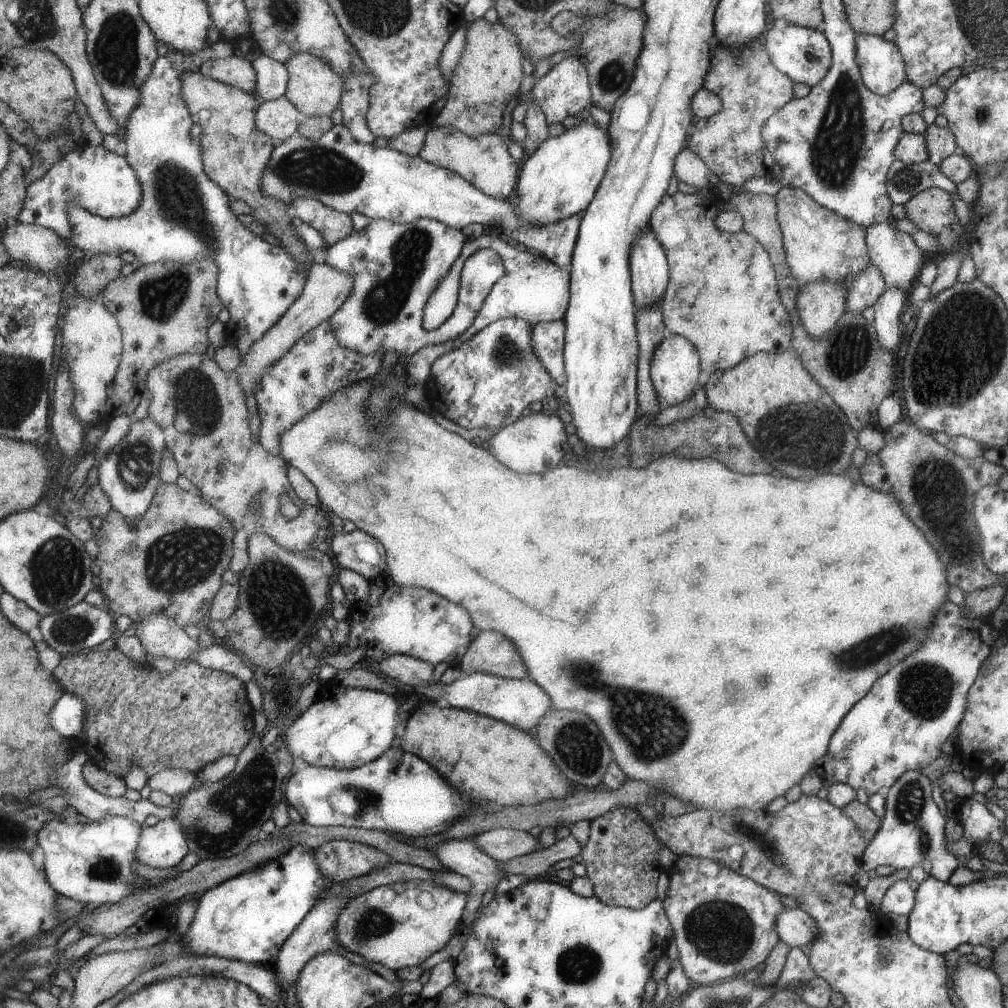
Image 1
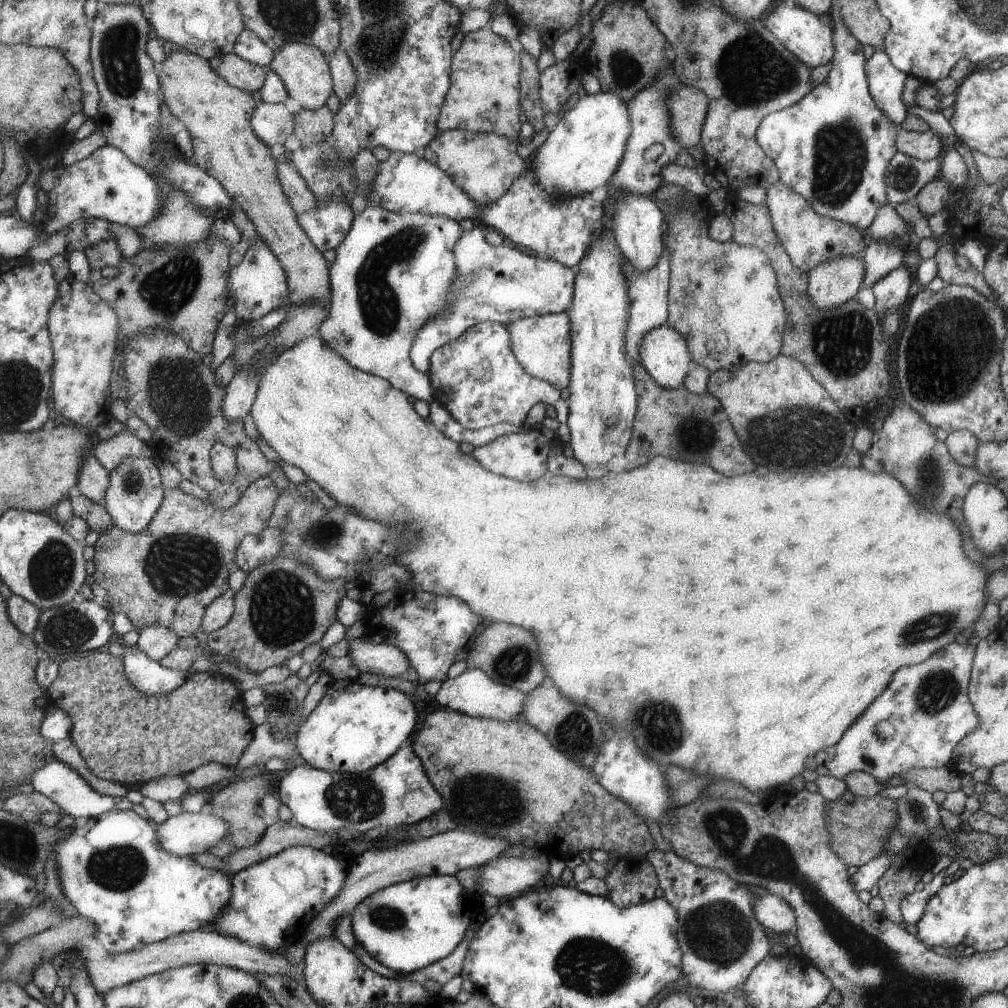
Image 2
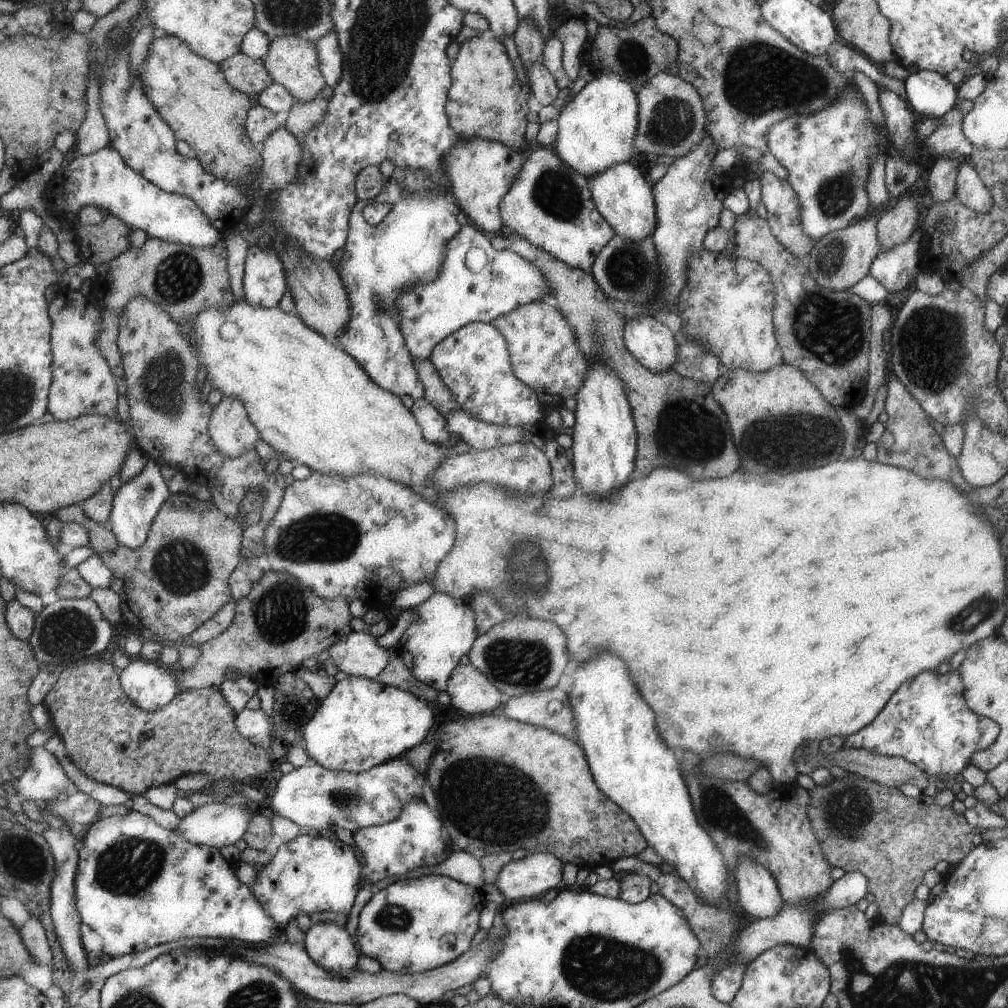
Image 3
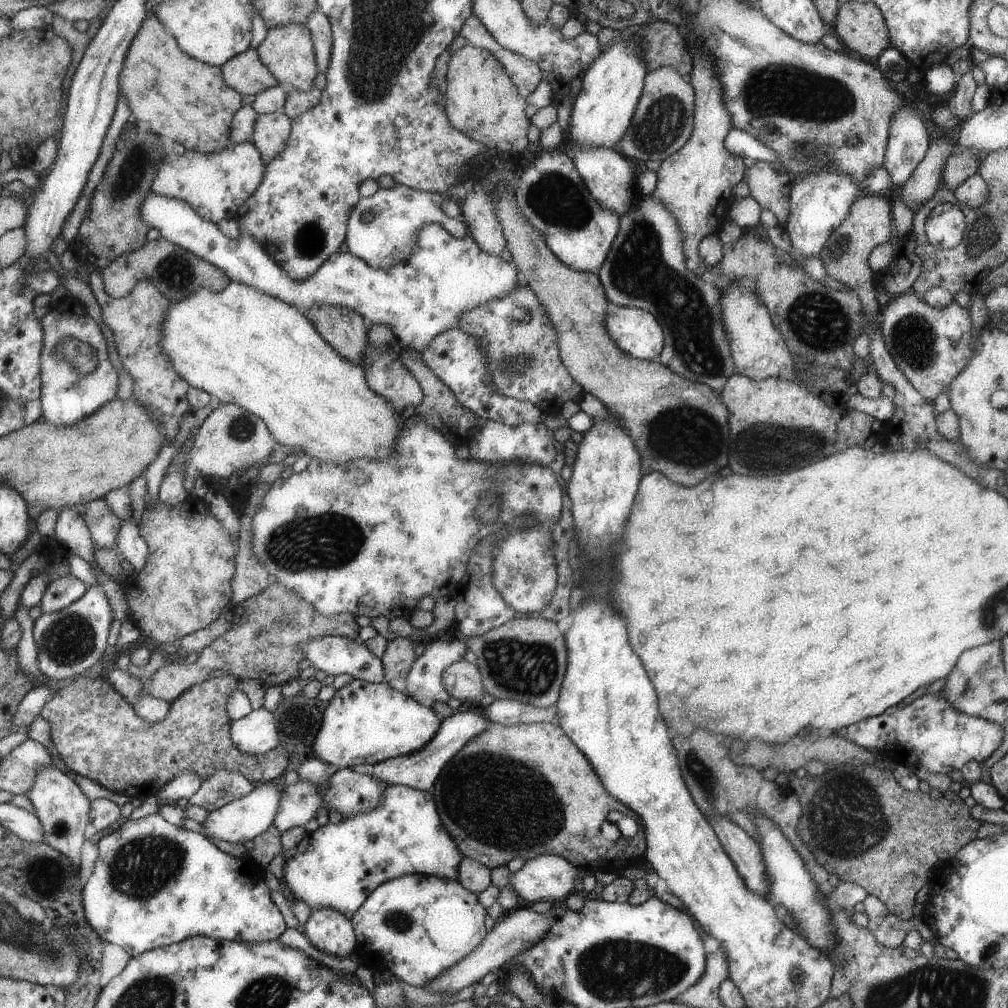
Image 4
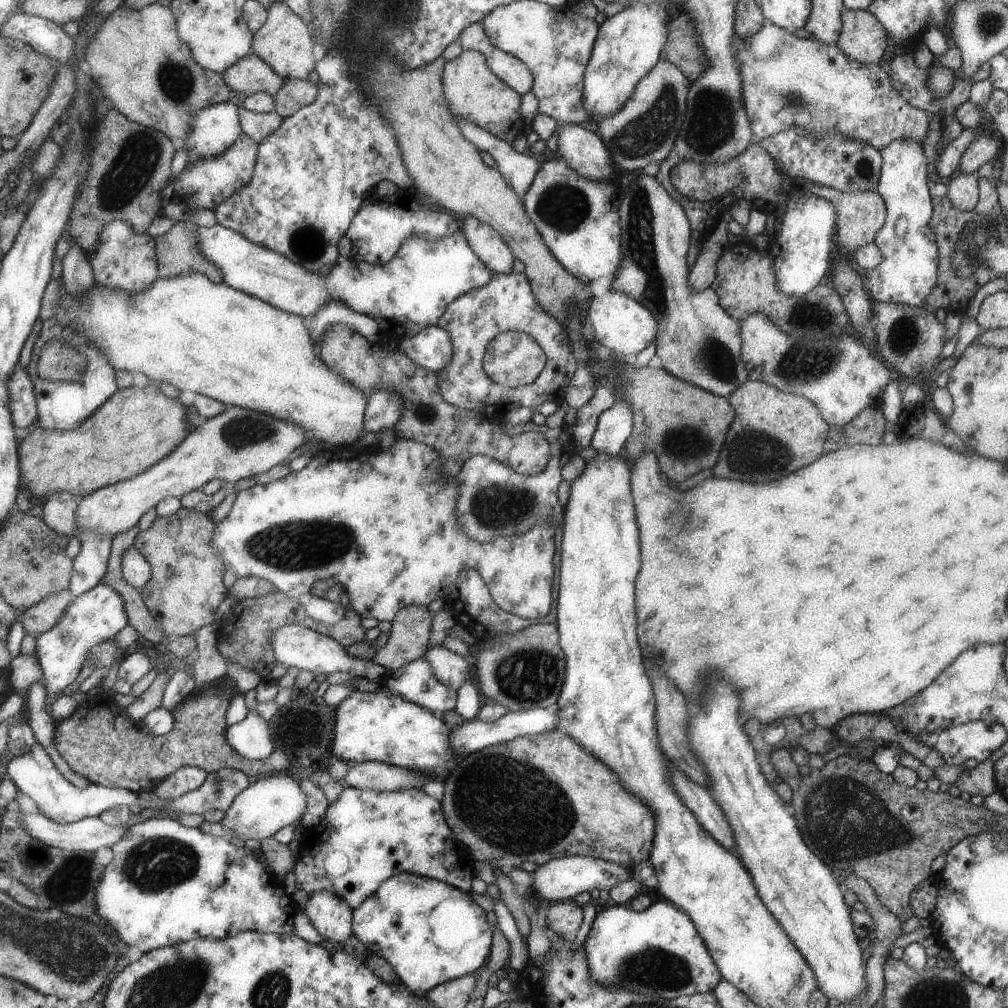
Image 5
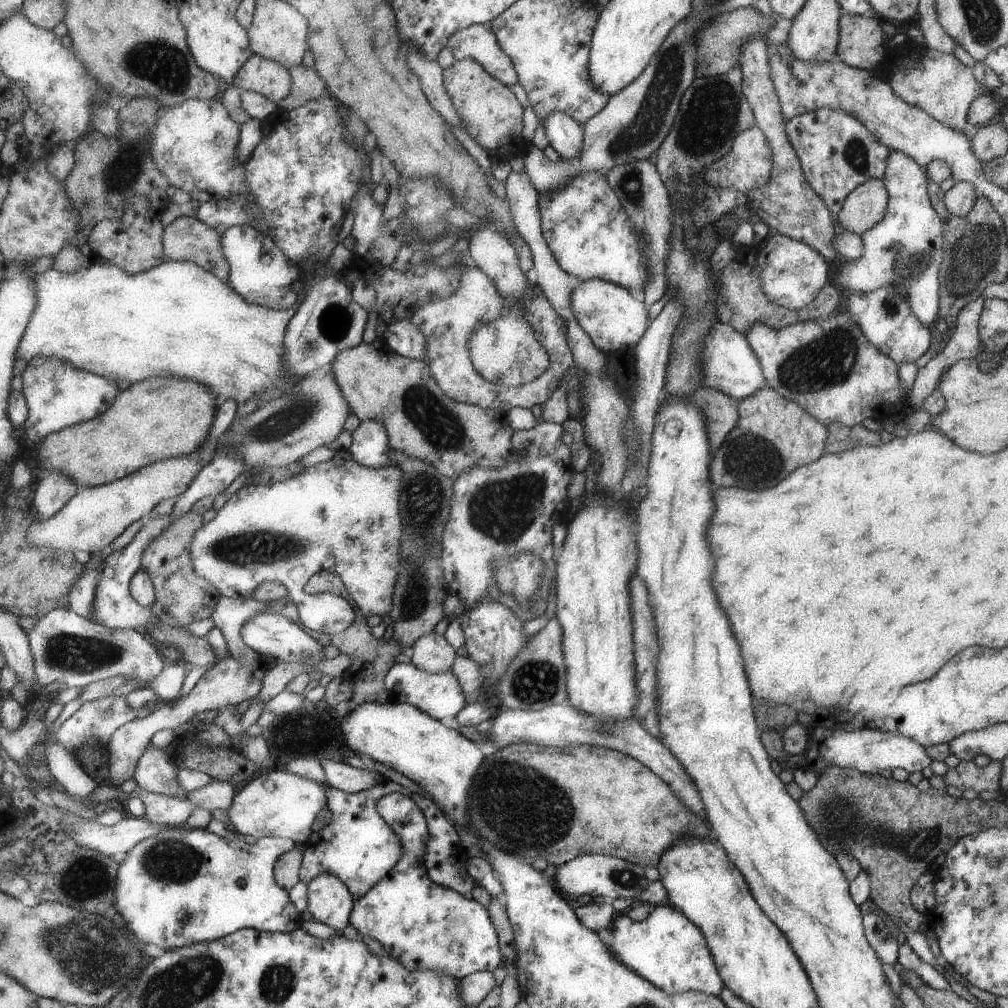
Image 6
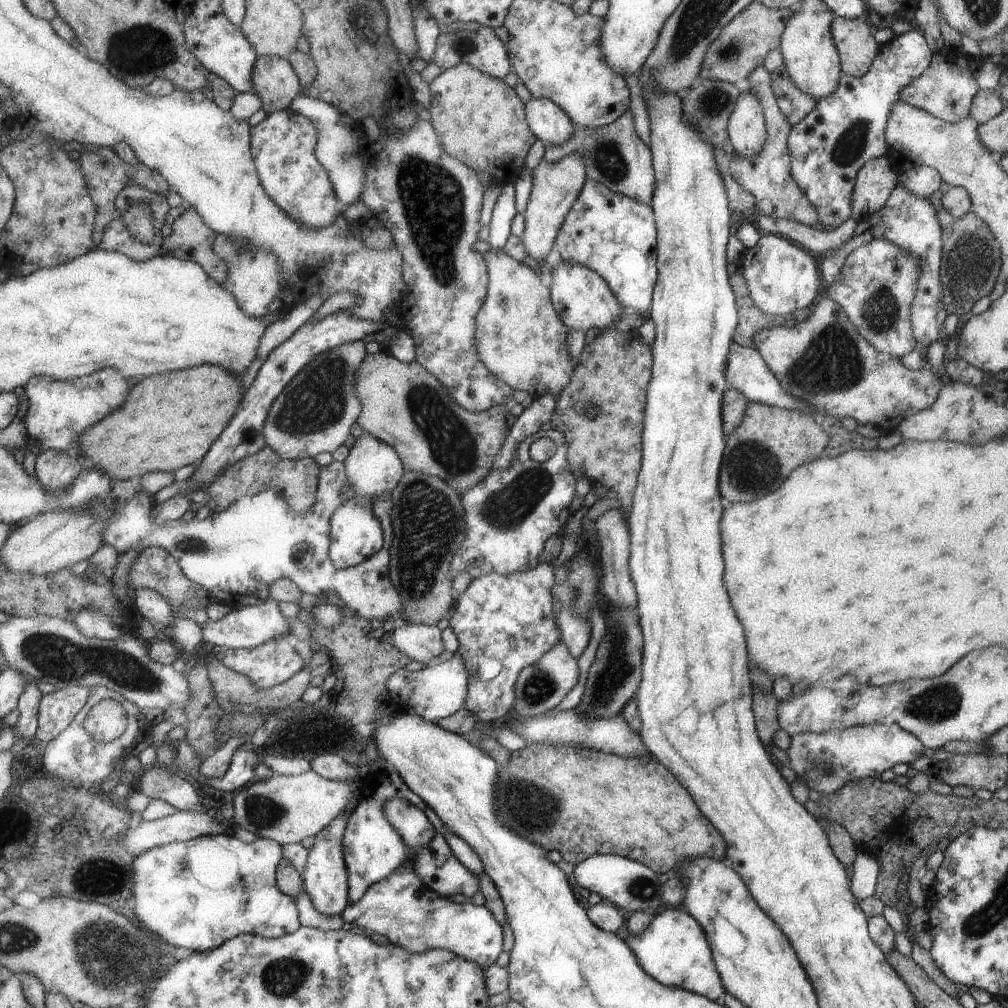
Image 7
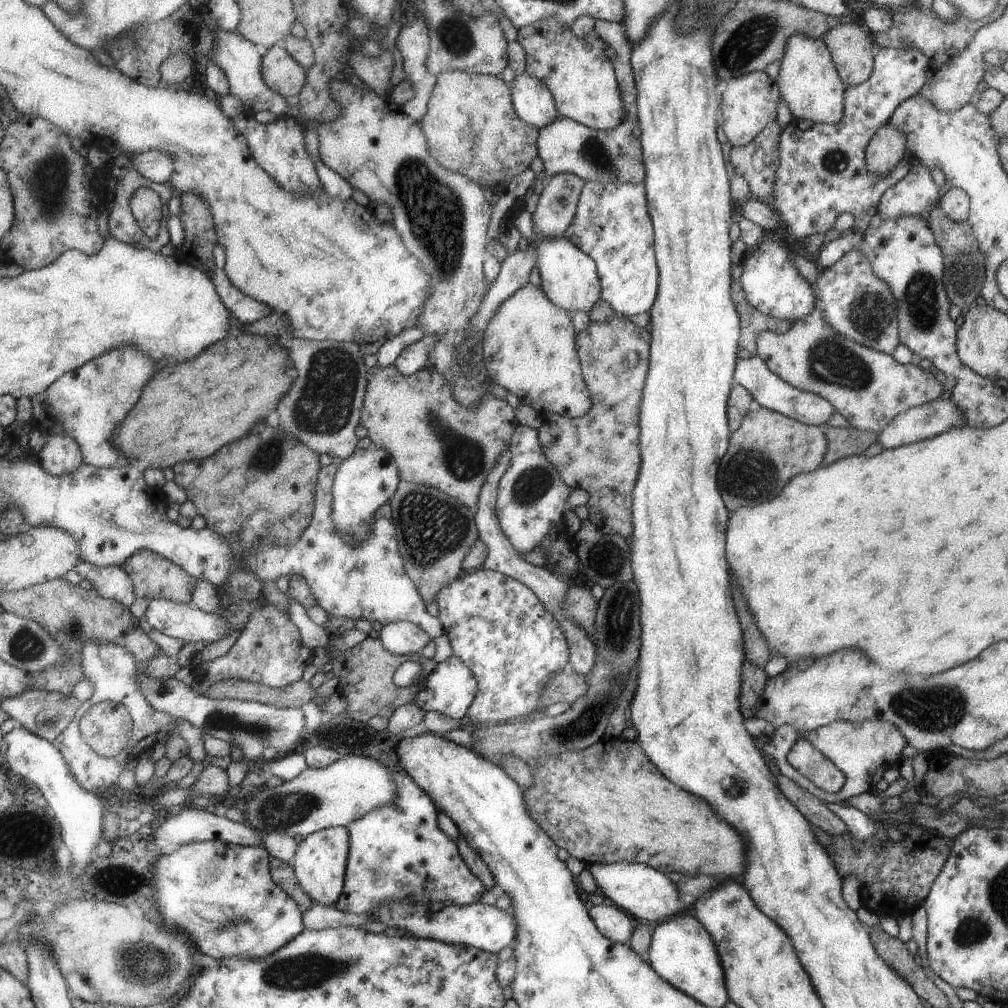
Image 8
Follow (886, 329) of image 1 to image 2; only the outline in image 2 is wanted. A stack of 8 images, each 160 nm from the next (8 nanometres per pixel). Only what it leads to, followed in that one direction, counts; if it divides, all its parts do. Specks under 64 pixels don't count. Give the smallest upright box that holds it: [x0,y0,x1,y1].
[870,263,910,315]

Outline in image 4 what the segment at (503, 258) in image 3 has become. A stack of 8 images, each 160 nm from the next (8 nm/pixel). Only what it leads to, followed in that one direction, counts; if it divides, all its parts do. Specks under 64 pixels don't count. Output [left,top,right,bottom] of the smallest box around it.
[141,189,518,352]

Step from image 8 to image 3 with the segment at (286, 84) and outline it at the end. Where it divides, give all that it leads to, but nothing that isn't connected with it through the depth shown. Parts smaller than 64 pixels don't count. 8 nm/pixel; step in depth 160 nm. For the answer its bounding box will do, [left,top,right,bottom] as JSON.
[218,52,273,94]

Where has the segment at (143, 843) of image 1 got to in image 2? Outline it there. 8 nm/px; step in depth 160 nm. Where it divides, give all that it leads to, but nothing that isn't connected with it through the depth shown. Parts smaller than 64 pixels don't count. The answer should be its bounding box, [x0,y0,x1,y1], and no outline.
[156,810,228,857]

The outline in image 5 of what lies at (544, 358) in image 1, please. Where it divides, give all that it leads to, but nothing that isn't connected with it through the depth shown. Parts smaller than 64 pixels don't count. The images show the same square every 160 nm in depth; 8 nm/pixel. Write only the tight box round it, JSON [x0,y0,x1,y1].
[436,273,576,417]

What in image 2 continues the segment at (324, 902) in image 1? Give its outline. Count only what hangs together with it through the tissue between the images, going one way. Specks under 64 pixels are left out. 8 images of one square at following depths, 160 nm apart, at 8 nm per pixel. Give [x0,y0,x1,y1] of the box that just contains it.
[304,829,510,943]

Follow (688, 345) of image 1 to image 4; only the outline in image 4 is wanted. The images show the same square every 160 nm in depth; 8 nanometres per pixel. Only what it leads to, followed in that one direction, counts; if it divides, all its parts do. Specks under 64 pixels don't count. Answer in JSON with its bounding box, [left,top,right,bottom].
[604,303,664,360]

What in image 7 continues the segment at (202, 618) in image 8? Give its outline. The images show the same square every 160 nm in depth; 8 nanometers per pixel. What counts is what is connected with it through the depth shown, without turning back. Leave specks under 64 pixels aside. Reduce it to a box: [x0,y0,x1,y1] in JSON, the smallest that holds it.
[134,587,292,649]

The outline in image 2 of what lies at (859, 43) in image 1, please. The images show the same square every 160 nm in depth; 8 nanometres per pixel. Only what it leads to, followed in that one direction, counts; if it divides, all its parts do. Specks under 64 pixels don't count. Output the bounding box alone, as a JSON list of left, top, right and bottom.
[864,51,908,124]

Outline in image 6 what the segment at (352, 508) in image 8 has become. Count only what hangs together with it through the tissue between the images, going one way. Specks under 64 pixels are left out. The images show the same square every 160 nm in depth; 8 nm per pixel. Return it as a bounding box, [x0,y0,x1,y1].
[348,419,389,467]

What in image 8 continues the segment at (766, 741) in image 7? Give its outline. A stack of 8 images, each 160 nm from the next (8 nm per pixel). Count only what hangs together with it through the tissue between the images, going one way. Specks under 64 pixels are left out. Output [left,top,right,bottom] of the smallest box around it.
[740,661,768,719]

